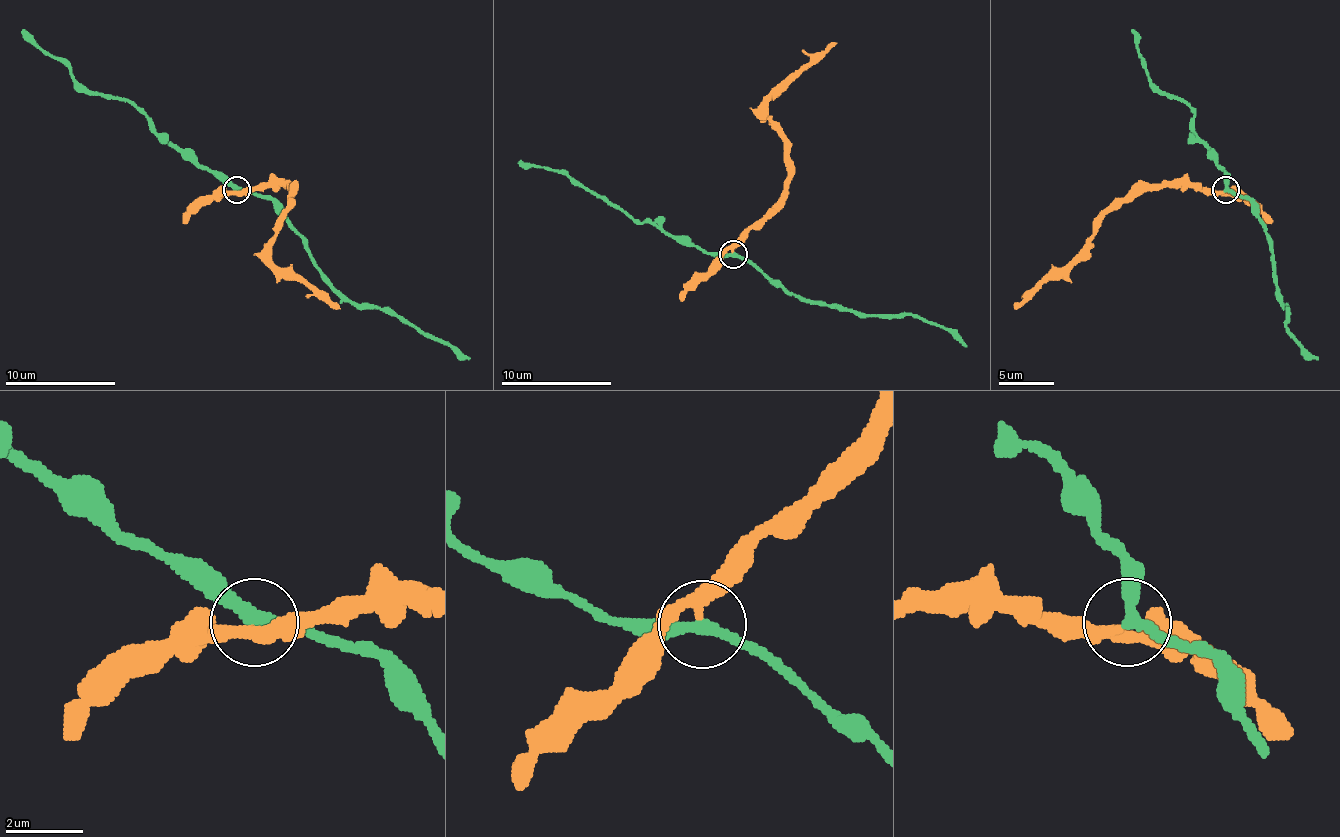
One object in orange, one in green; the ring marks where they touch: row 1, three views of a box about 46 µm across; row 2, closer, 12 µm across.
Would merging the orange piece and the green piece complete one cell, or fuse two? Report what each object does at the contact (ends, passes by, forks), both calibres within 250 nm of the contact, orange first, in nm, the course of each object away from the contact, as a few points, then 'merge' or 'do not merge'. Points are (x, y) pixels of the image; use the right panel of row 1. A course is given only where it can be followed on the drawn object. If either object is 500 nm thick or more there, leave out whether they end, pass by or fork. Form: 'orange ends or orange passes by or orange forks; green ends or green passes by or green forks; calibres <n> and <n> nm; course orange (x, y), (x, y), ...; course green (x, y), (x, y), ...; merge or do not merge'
orange passes by; green passes by; calibres 280 and 320 nm; course orange (1223, 190), (1207, 193), (1174, 185), (1129, 193), (1113, 207), (1074, 259), (1036, 287), (1014, 309); course green (1226, 190), (1251, 201), (1251, 212), (1270, 240), (1273, 268), (1281, 301), (1287, 306), (1287, 328), (1317, 359); do not merge

